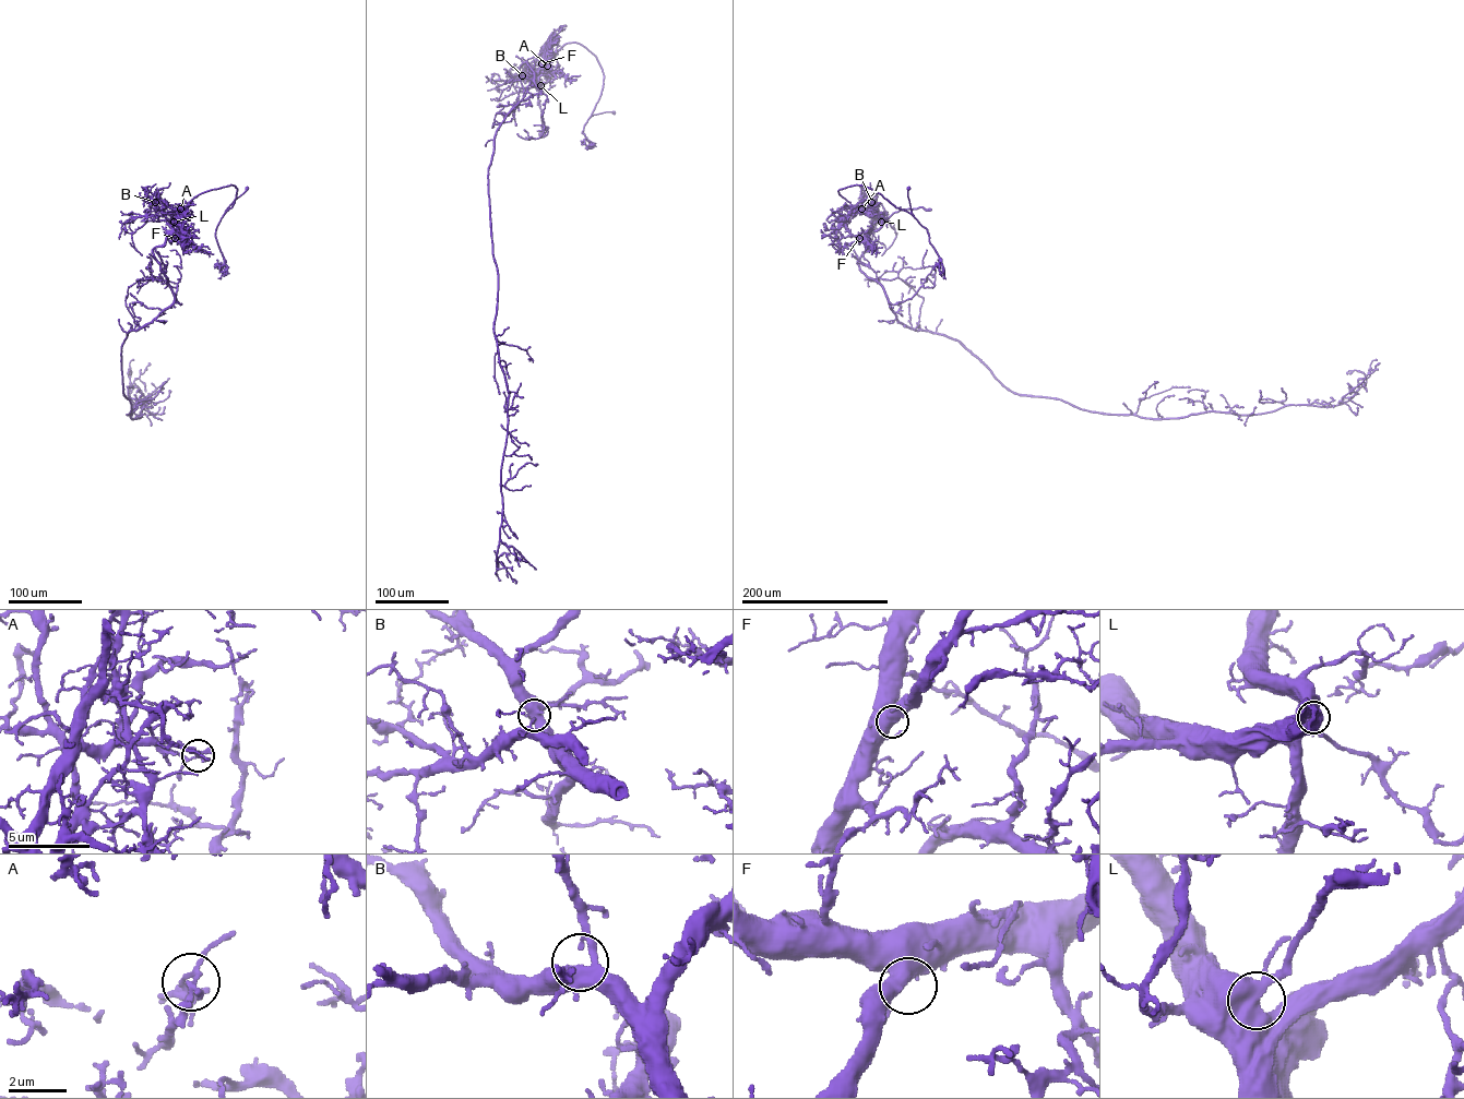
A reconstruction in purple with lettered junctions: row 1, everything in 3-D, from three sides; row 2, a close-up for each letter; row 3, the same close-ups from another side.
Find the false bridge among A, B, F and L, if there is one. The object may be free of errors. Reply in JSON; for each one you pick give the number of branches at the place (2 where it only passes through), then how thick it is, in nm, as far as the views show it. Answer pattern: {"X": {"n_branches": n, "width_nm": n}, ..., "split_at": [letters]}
{"A": {"n_branches": 4, "width_nm": 180}, "split_at": ["A"]}

